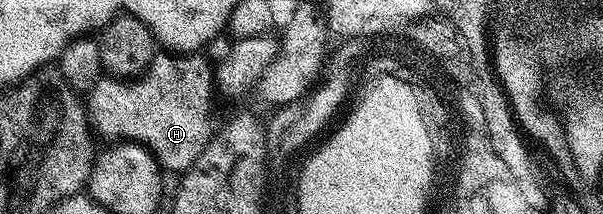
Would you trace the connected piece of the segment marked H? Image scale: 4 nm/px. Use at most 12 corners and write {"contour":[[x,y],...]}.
{"contour":[[161,52],[106,77],[90,127],[184,172],[209,143],[215,74]]}

